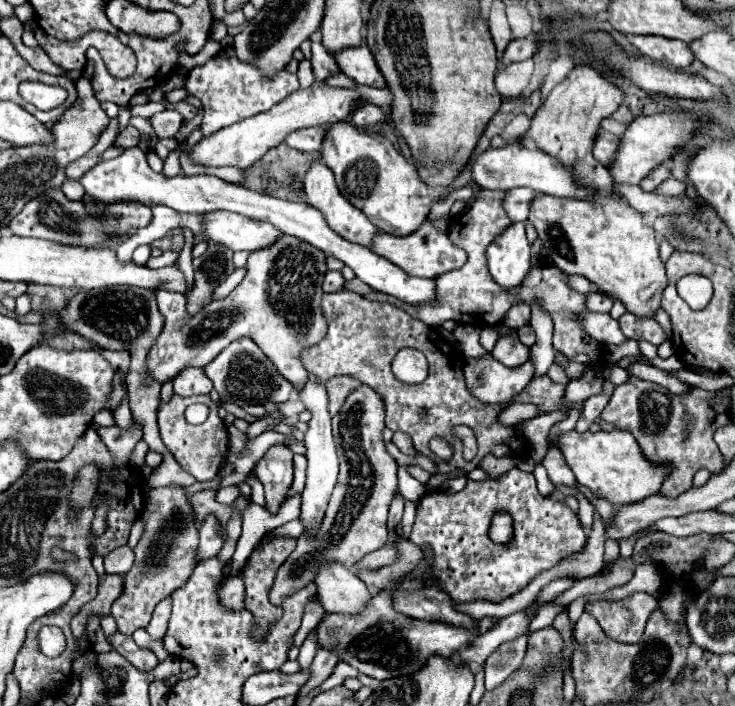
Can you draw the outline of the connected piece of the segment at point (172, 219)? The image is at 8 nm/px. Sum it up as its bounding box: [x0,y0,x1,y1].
[118,204,204,260]

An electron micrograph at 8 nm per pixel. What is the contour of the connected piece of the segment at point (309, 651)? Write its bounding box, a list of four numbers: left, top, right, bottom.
[300,630,318,670]

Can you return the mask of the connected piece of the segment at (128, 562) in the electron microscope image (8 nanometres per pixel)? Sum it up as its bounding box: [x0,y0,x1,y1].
[104,546,132,574]

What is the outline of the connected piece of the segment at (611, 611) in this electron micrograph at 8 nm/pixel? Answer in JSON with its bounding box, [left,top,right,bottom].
[586,594,656,644]

